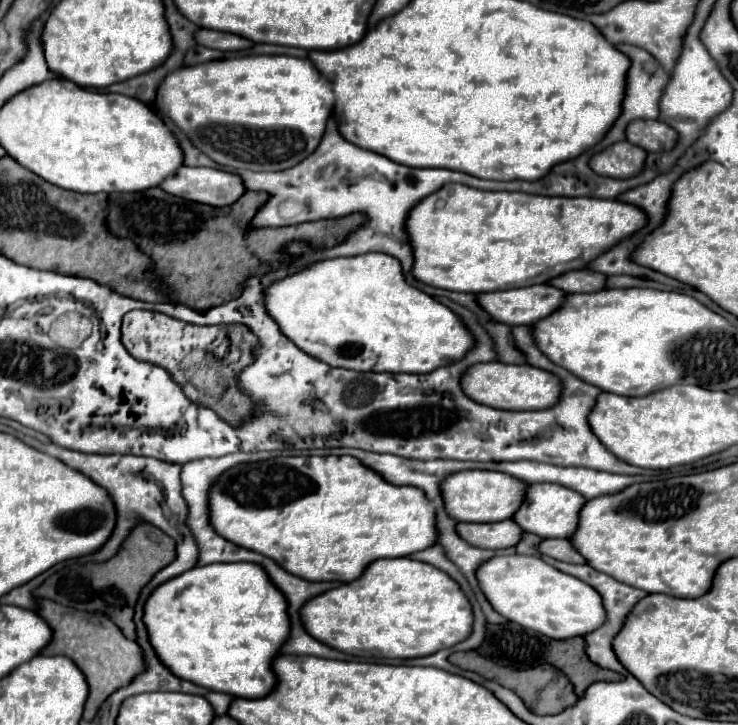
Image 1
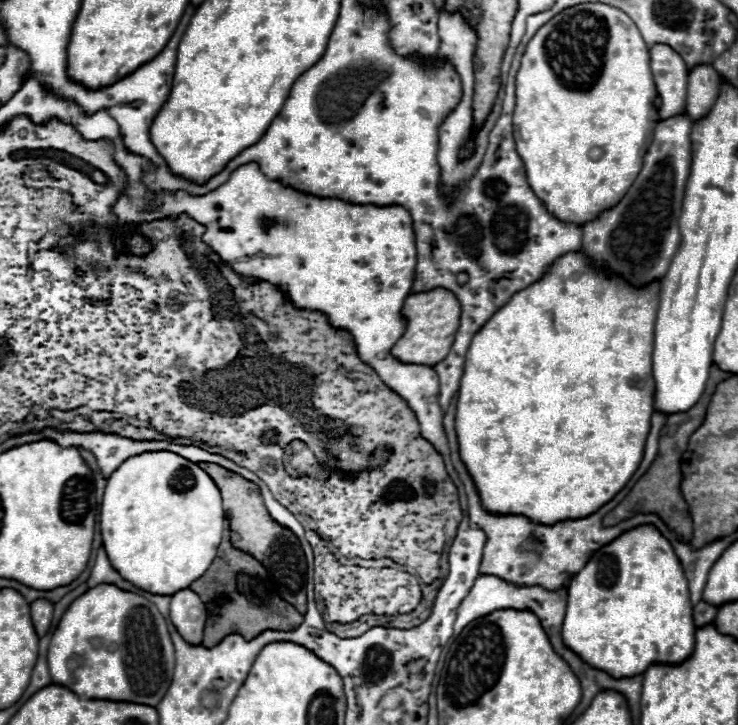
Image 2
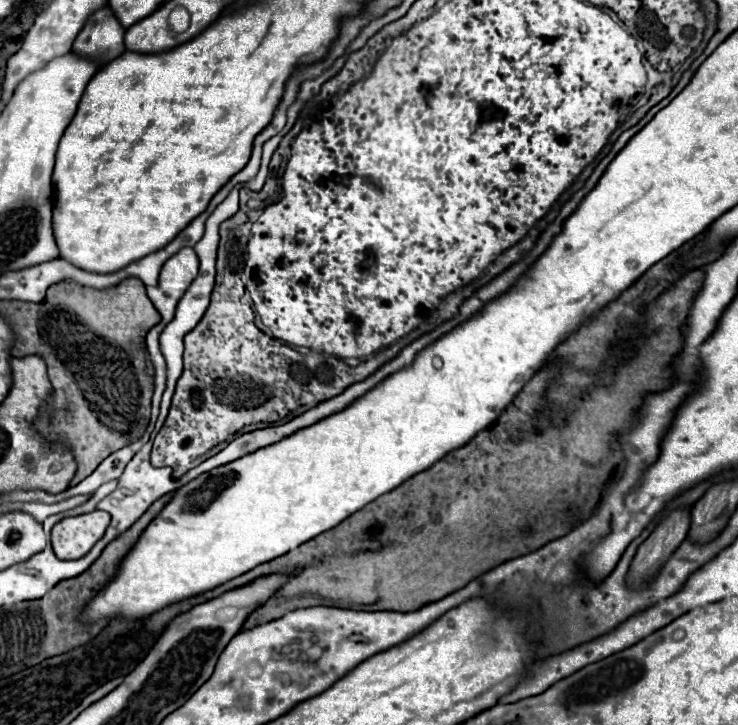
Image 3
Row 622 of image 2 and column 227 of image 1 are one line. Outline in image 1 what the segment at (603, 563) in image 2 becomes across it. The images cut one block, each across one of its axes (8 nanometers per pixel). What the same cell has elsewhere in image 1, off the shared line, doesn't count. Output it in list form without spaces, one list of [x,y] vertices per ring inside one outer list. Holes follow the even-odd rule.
[[[236,562],[236,564],[208,564],[208,566],[194,566],[190,568],[190,572],[184,572],[180,576],[176,576],[174,580],[168,580],[164,584],[160,584],[146,600],[144,604],[144,624],[148,630],[148,640],[150,644],[154,644],[154,650],[158,652],[158,656],[162,656],[162,660],[166,660],[166,664],[170,664],[170,672],[182,680],[188,680],[192,684],[204,686],[208,690],[218,690],[218,692],[226,692],[230,696],[238,696],[238,698],[262,698],[270,692],[270,688],[274,688],[276,680],[274,680],[274,672],[272,672],[272,658],[278,656],[280,646],[284,644],[286,636],[290,634],[290,622],[286,616],[286,598],[282,596],[282,592],[278,592],[278,588],[274,588],[274,584],[270,584],[270,580],[266,578],[266,572],[258,566],[258,564],[250,564],[250,562]],[[190,622],[192,622],[192,664],[190,664]]]

